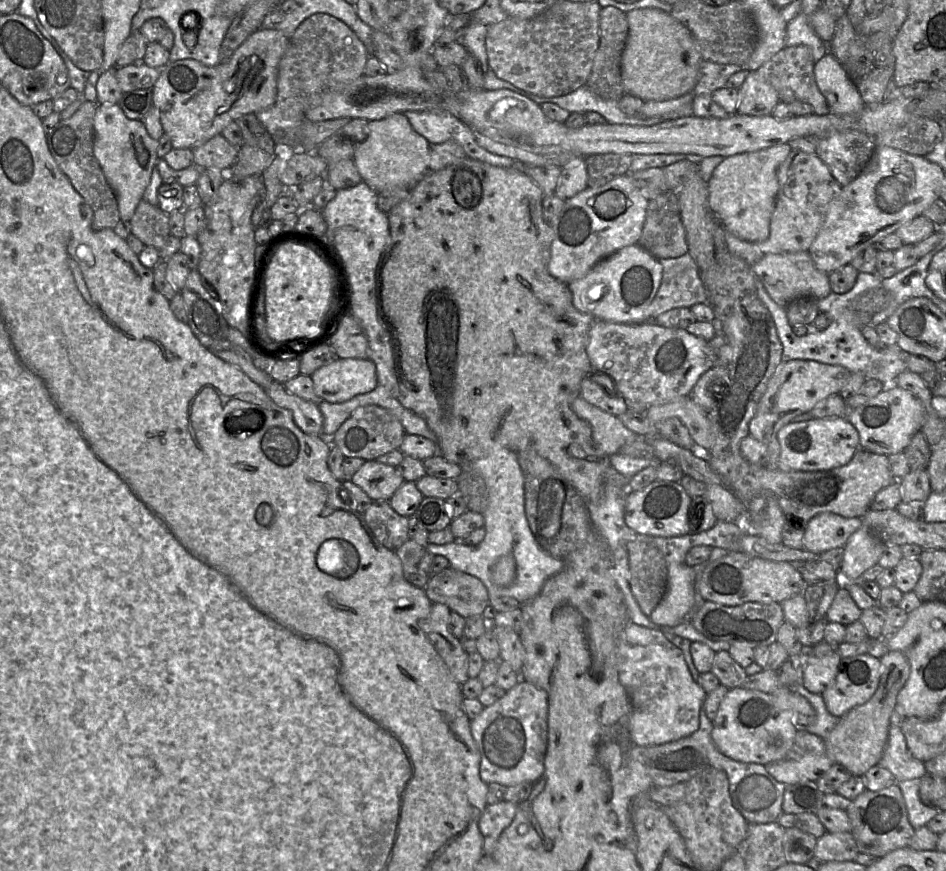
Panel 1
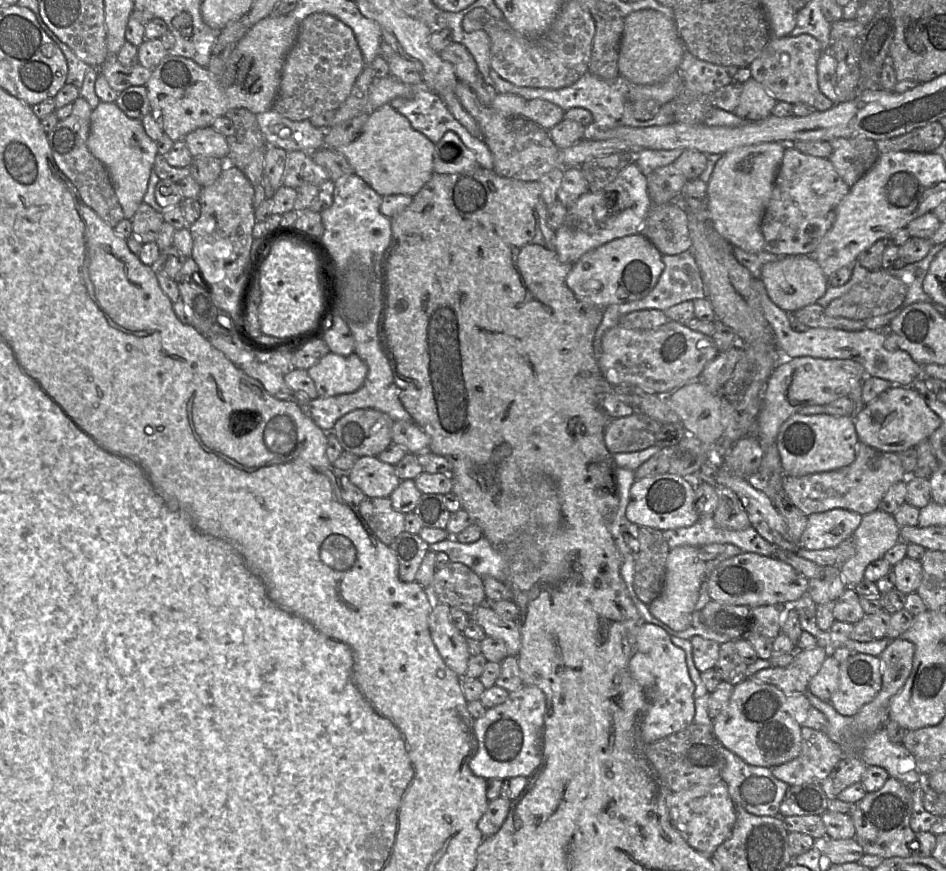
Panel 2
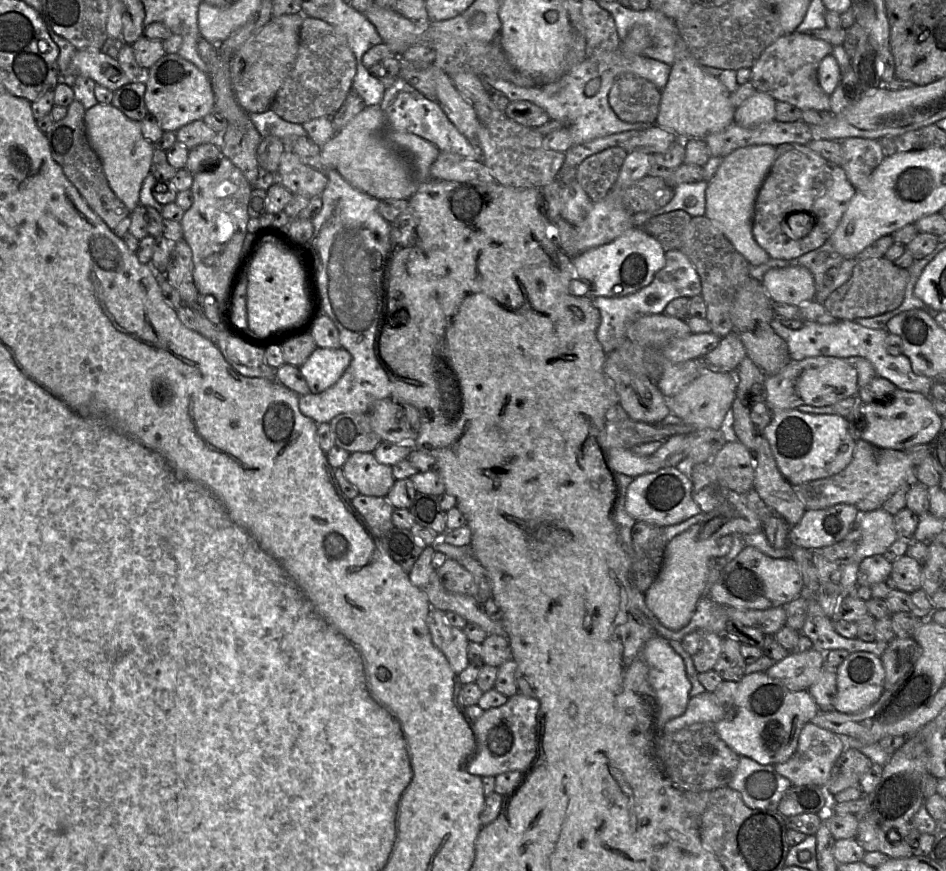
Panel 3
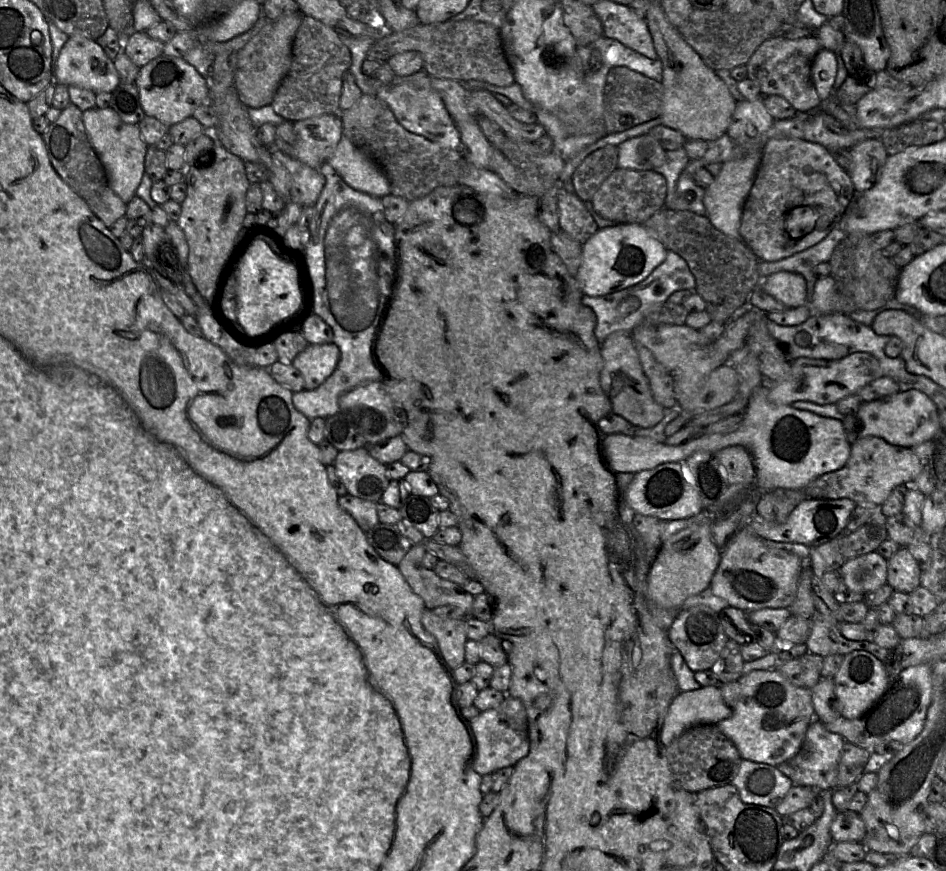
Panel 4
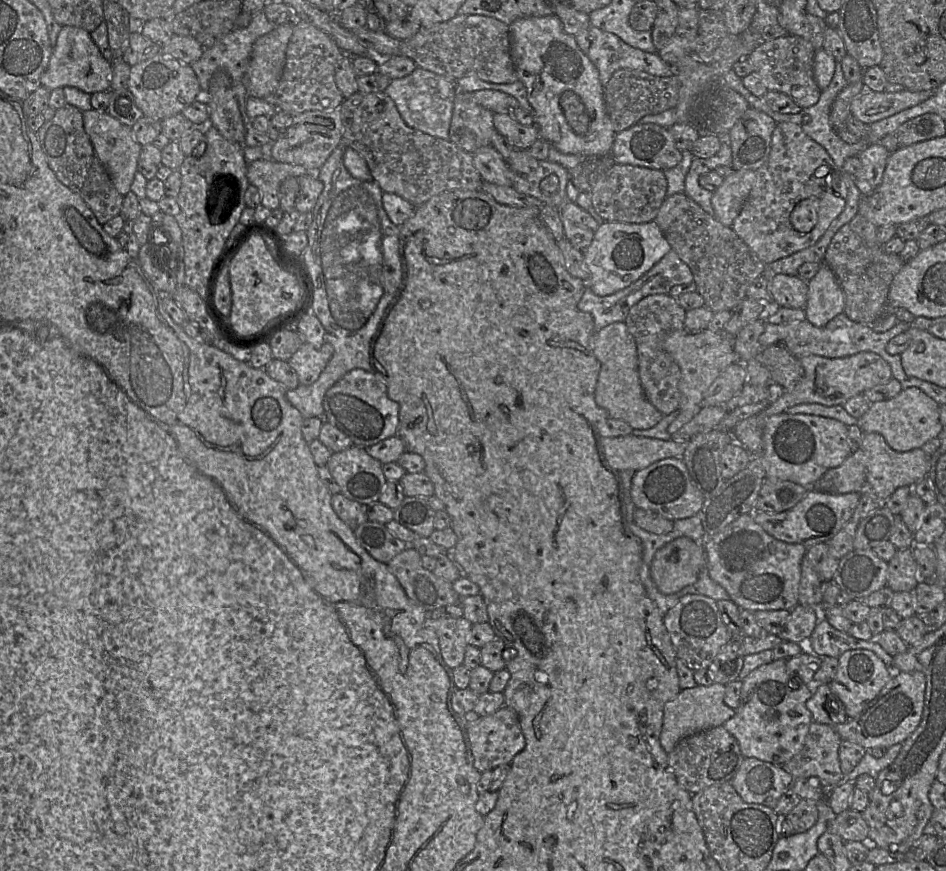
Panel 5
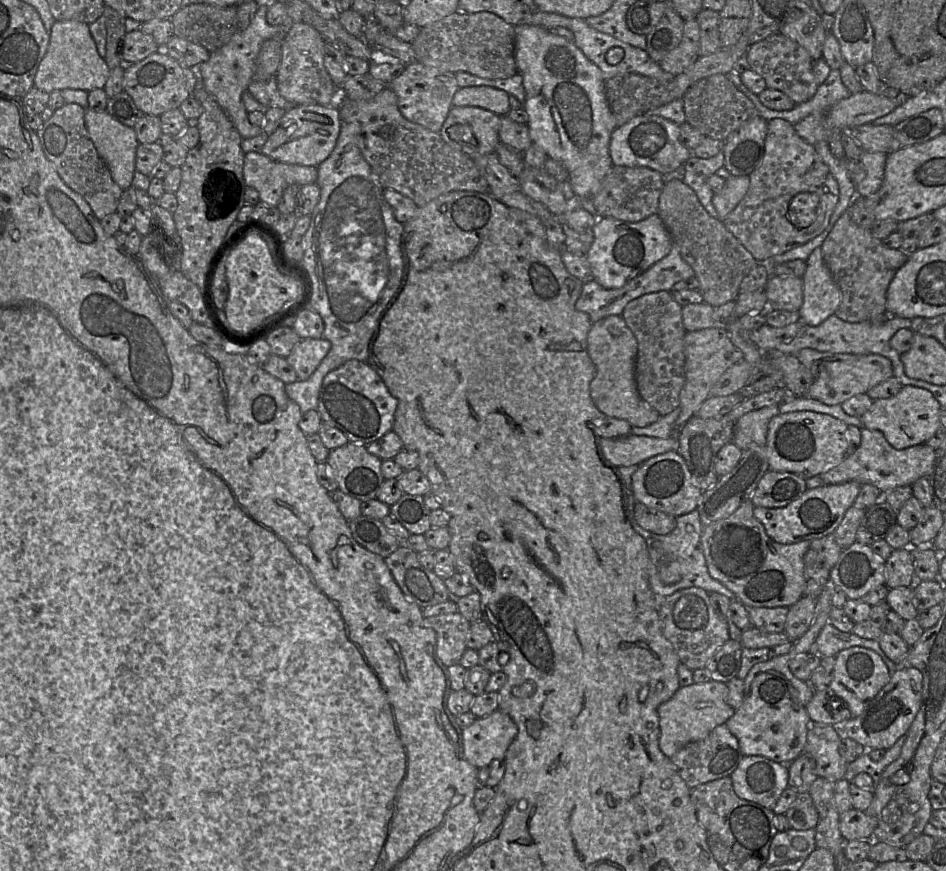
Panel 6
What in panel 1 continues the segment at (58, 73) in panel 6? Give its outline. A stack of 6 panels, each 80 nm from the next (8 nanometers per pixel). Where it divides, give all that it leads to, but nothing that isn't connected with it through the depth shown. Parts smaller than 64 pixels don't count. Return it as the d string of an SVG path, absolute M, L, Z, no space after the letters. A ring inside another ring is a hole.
M134 62L131 65L114 68L122 92L152 89L160 74L160 68L150 67L143 62Z

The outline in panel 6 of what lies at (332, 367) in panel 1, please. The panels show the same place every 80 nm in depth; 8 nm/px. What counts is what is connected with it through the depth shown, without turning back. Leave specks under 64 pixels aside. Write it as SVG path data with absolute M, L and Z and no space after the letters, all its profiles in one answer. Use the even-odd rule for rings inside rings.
M324 338L301 339L285 359L295 370L298 380L305 381L314 373L330 348L330 341Z

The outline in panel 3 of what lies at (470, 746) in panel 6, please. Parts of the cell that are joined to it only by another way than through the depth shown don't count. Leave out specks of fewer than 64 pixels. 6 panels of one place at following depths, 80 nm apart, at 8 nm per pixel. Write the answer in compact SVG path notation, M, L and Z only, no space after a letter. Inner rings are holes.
M517 692L515 695L508 698L507 702L499 707L491 708L483 712L483 715L473 722L474 724L474 734L475 734L475 760L471 763L468 768L468 772L477 775L479 777L487 777L487 776L497 776L501 773L508 772L508 771L518 771L520 773L524 773L528 770L528 768L533 763L536 754L537 754L537 714L539 711L540 703L537 699L526 696L520 692Z

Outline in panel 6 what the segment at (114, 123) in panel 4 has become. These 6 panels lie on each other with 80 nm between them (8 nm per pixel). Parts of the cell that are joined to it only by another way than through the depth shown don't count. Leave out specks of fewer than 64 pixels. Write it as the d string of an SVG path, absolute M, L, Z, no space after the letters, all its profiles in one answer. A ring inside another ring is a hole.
M86 109L85 125L93 144L122 190L132 187L139 142L133 127L114 119L106 111Z

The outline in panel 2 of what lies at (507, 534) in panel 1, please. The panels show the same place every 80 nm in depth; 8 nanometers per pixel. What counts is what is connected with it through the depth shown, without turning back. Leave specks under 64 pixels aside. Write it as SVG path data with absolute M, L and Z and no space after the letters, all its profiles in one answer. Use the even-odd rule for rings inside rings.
M484 536L472 543L461 543L455 538L449 537L440 542L429 544L428 546L429 549L434 552L446 553L450 562L460 562L465 564L481 578L493 577L498 581L505 583L510 575L509 562Z

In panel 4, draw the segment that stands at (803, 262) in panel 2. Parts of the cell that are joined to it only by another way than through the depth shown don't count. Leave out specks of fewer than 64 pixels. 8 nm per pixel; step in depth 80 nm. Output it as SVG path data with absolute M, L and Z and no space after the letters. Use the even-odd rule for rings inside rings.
M781 271L767 276L761 286L772 297L786 307L796 308L808 304L805 278L794 272Z

